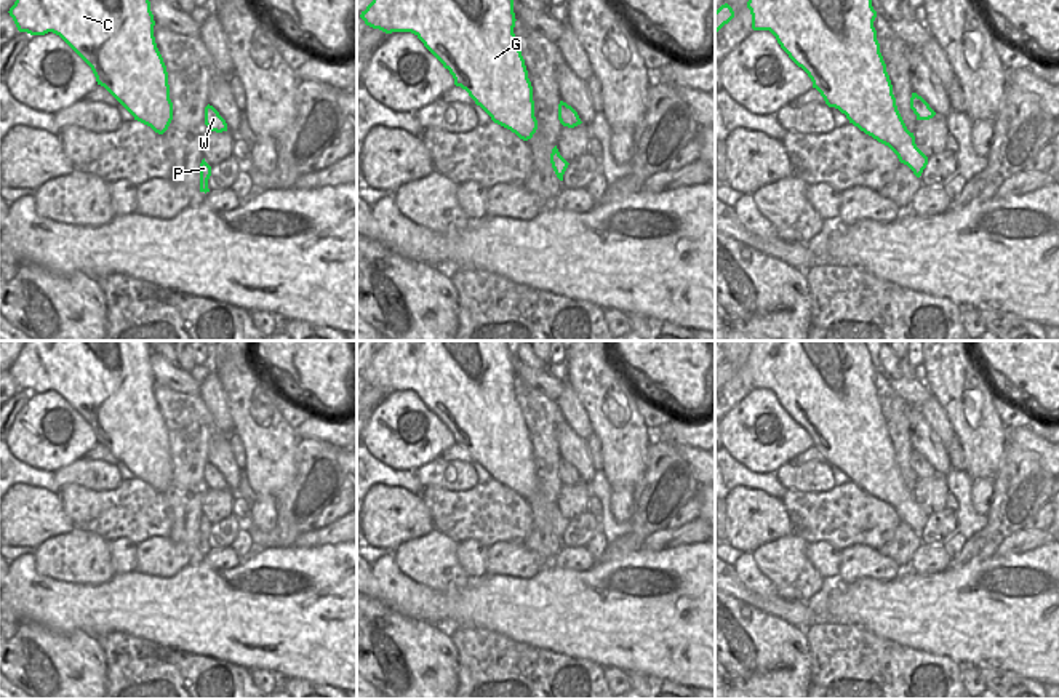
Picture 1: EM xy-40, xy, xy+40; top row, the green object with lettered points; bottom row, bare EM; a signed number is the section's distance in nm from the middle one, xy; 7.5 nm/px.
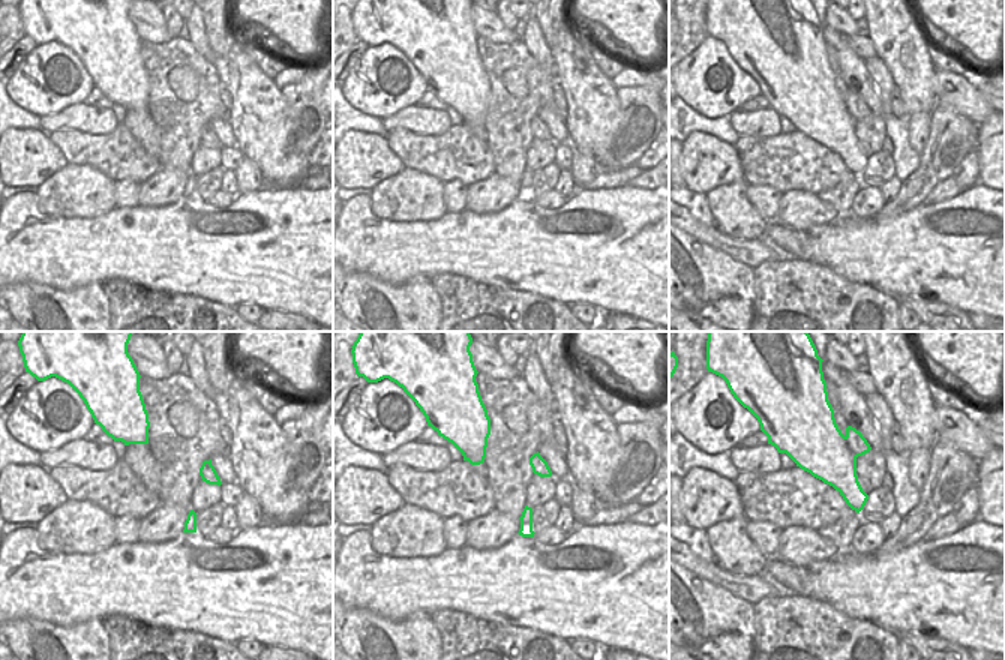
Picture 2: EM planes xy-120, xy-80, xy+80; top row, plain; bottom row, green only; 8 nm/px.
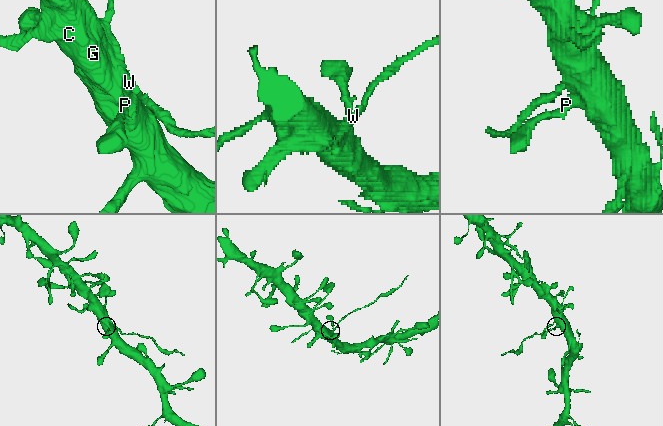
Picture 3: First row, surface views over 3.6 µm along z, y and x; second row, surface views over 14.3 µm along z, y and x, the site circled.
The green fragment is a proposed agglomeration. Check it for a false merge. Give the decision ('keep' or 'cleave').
cleave

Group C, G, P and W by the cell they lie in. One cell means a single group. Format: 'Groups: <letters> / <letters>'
Groups: C G P / W.

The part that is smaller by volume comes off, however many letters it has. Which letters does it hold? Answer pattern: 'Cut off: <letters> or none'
Cut off: W.

